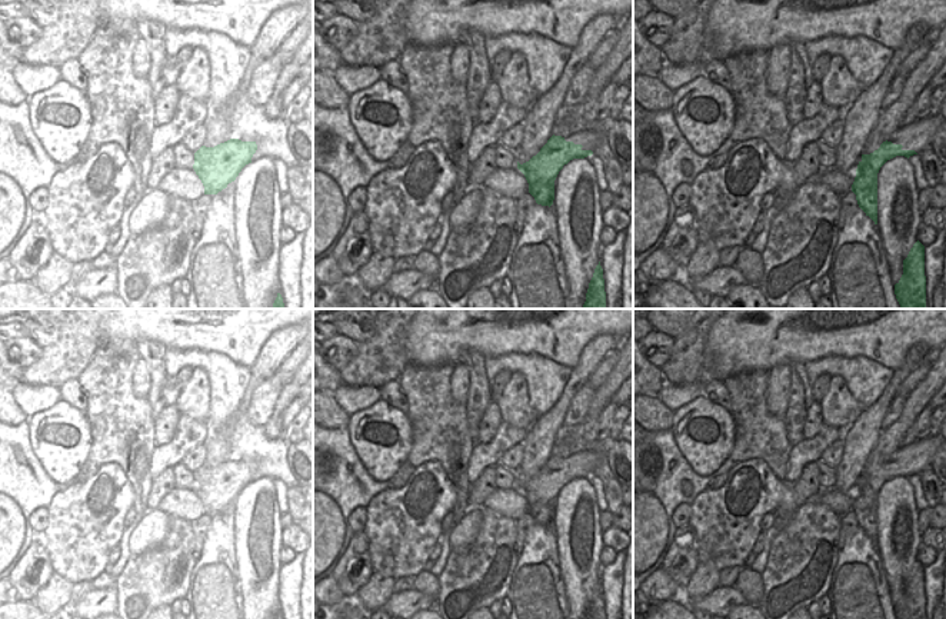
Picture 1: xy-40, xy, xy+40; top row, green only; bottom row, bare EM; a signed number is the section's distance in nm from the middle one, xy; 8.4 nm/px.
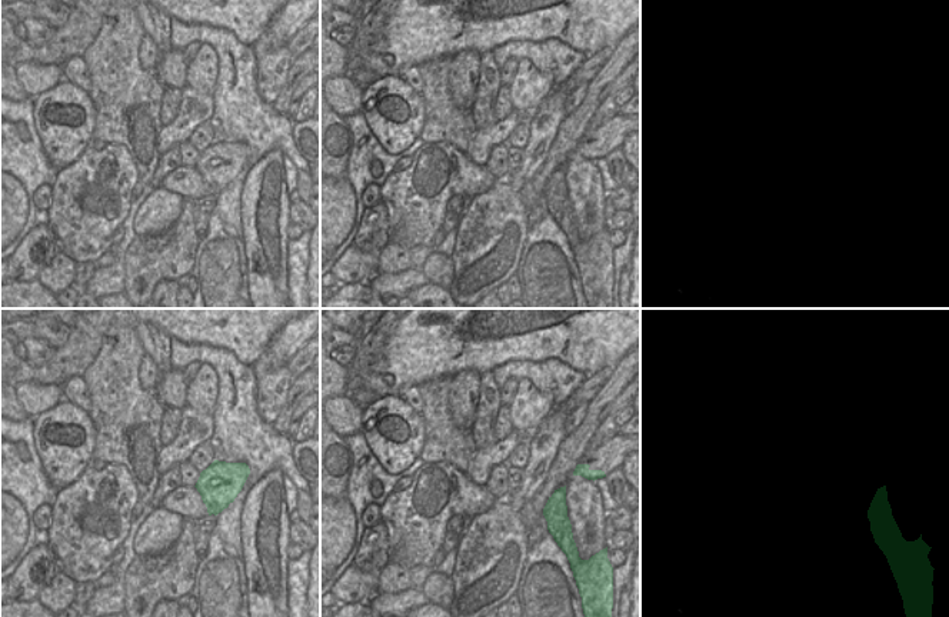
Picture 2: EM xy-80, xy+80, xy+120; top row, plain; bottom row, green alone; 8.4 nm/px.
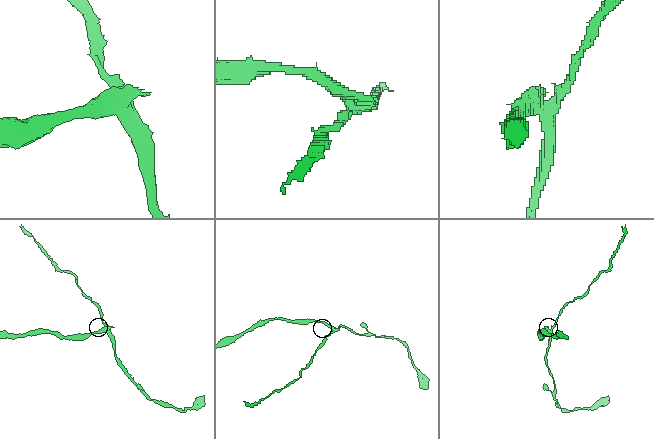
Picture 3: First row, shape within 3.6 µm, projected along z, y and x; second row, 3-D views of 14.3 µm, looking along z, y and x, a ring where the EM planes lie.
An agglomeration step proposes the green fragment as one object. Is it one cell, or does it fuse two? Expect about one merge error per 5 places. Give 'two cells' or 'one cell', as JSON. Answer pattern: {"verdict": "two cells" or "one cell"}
{"verdict": "two cells"}

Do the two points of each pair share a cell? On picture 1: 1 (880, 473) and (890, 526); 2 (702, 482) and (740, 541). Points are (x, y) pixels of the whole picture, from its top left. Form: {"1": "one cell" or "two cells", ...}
{"1": "two cells", "2": "two cells"}

